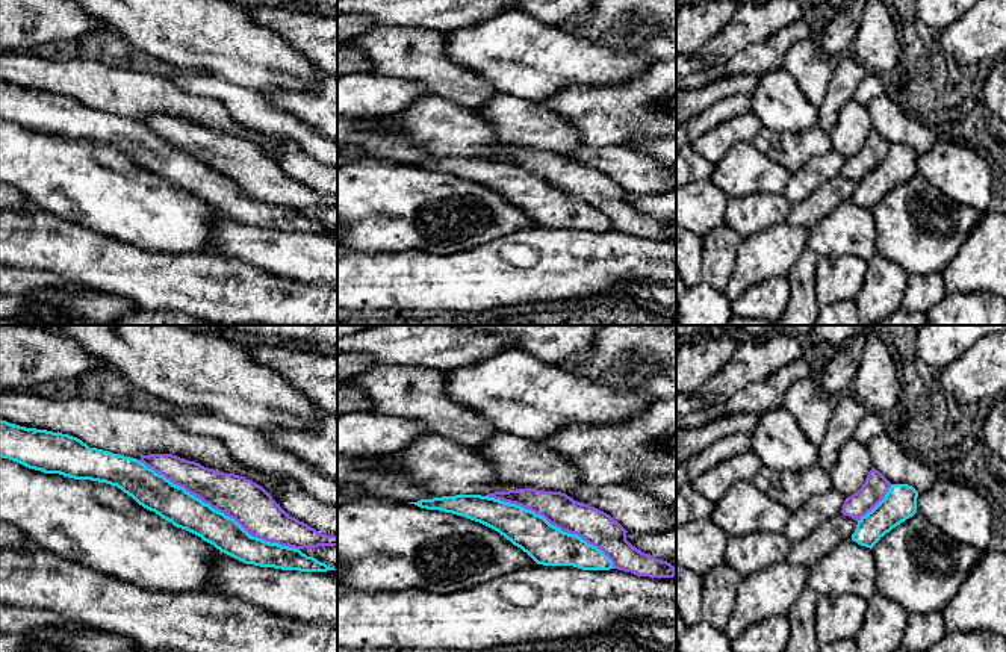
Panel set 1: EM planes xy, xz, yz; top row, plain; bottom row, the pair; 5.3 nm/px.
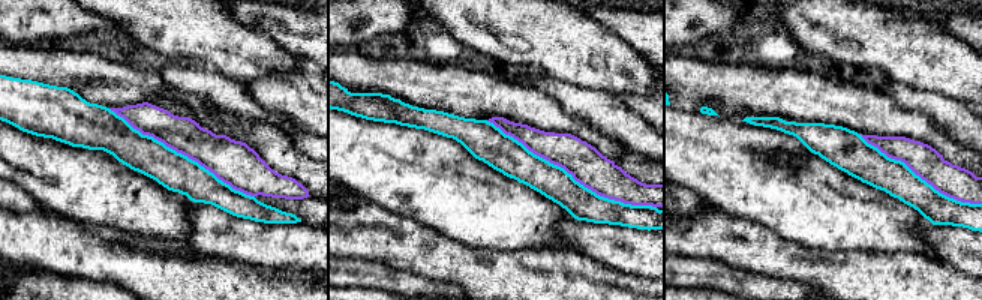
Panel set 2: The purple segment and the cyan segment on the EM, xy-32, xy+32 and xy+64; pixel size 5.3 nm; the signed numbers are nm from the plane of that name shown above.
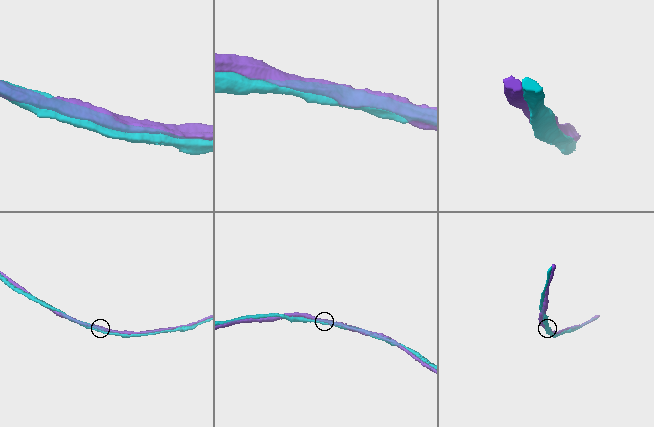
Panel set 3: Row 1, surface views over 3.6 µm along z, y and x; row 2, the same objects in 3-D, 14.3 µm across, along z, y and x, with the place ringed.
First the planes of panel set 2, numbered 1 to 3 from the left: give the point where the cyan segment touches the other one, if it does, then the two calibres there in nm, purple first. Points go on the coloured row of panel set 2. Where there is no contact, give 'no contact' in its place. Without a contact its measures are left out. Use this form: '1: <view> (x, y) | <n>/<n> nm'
1: xy-32 (182, 153) | 220/200 nm
2: xy+32 (571, 174) | 200/180 nm
3: xy+64 (919, 176) | 170/190 nm

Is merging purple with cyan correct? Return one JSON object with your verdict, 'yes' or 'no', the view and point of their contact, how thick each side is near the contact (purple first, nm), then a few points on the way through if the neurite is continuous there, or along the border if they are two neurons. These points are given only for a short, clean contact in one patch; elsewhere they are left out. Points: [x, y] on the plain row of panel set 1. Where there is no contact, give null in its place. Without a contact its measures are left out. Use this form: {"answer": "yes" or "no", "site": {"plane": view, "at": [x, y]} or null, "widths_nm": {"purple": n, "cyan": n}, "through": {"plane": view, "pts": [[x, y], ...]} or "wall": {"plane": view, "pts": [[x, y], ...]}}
{"answer": "no", "site": {"plane": "xy", "at": [218, 171]}, "widths_nm": {"purple": 220, "cyan": 190}}

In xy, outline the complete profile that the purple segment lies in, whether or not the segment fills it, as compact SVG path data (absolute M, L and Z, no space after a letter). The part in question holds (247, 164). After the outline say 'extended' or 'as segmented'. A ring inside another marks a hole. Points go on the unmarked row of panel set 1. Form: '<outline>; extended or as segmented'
M148 115L139 123L234 180L253 198L295 210L337 207L337 197L321 195L289 177L262 147L245 138L216 133L172 115Z; as segmented

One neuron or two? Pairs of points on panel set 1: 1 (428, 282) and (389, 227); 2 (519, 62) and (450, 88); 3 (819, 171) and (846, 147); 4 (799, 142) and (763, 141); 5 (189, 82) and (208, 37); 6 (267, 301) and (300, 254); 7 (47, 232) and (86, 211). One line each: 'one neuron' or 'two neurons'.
1: two neurons
2: two neurons
3: two neurons
4: one neuron
5: two neurons
6: two neurons
7: two neurons

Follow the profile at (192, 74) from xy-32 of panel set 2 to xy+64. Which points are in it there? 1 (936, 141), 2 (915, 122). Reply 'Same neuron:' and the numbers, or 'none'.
Same neuron: none

